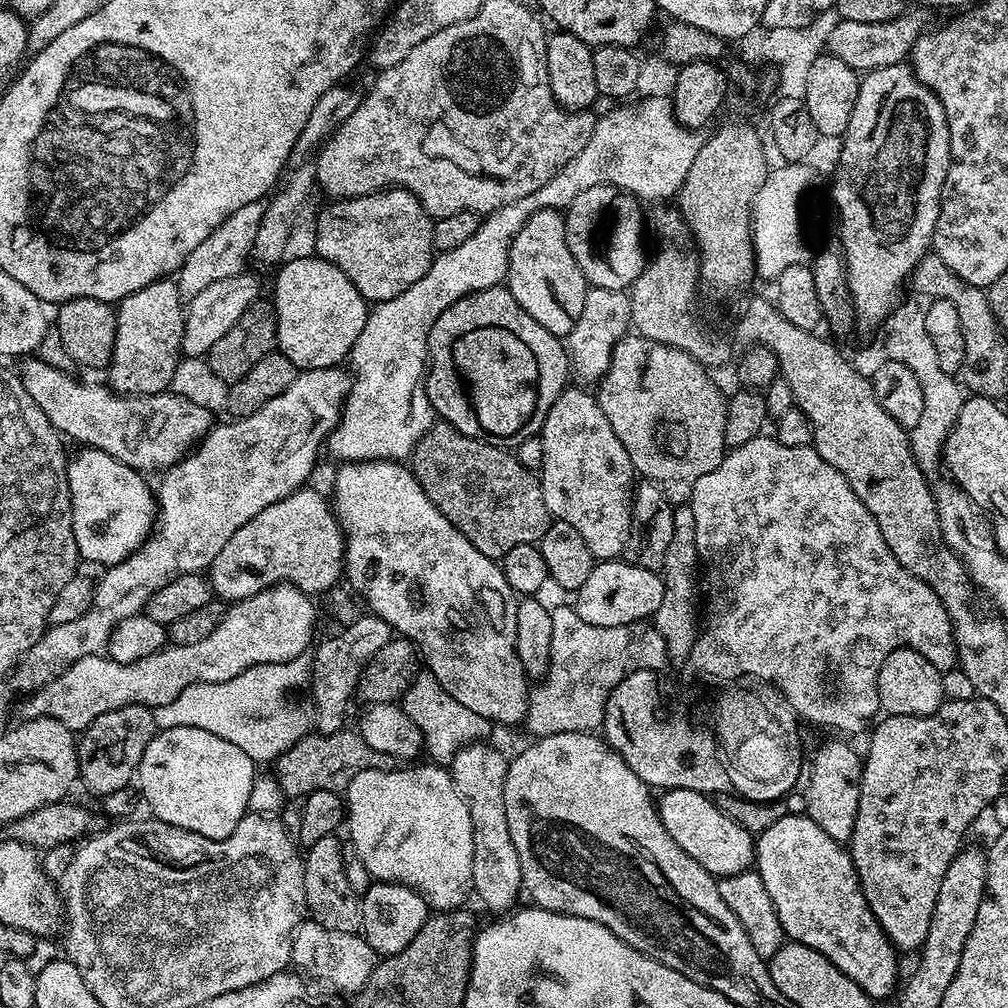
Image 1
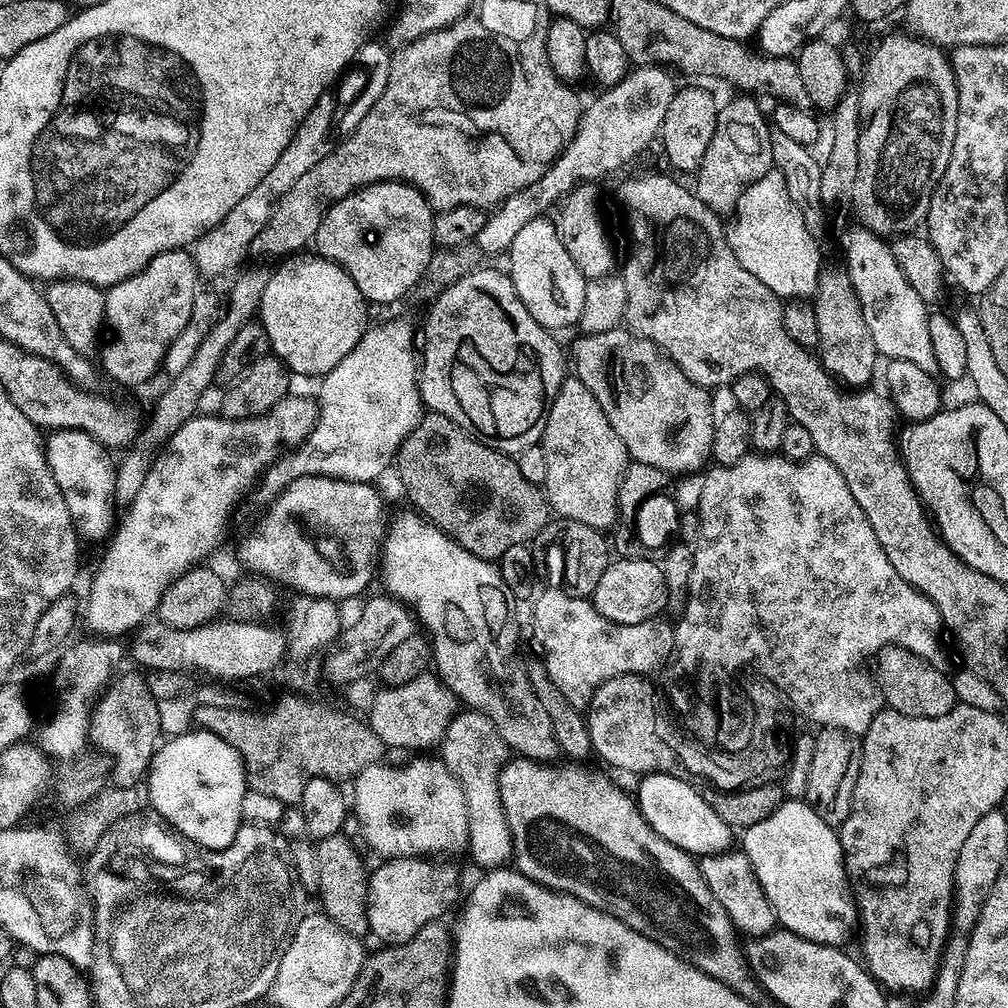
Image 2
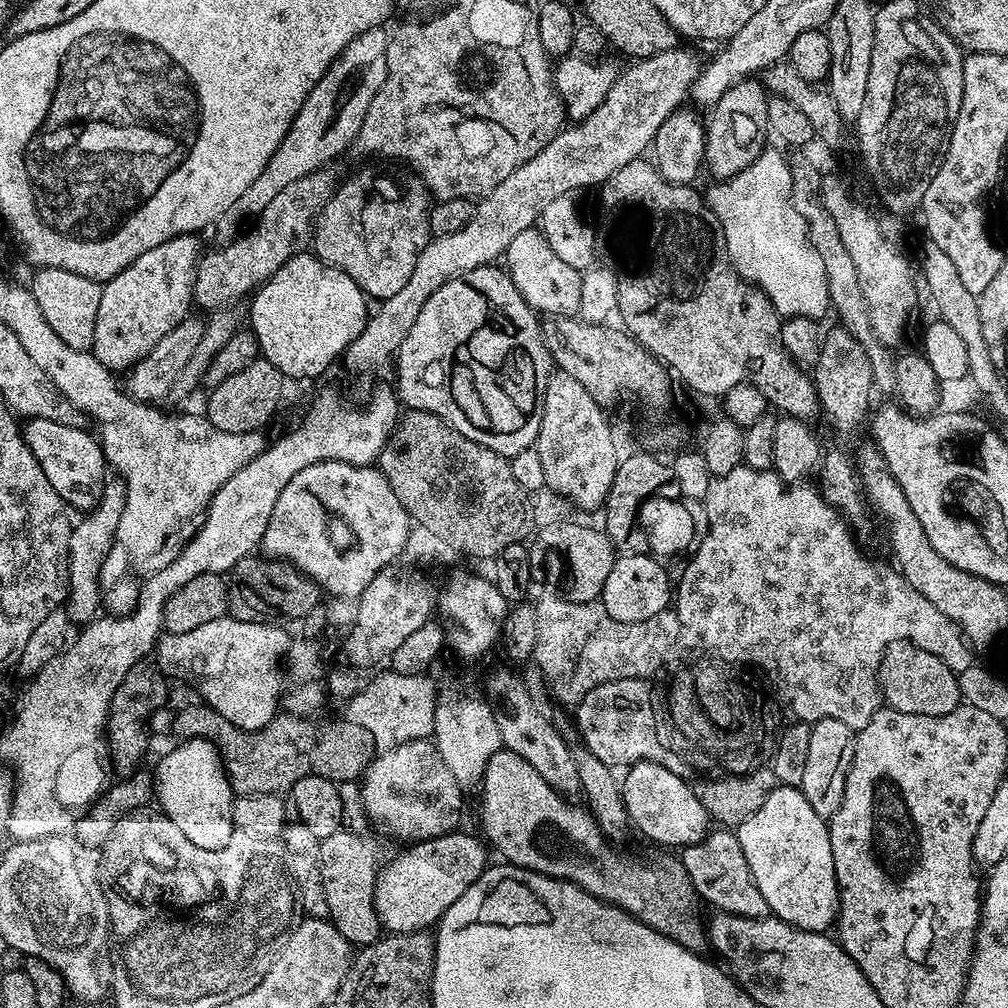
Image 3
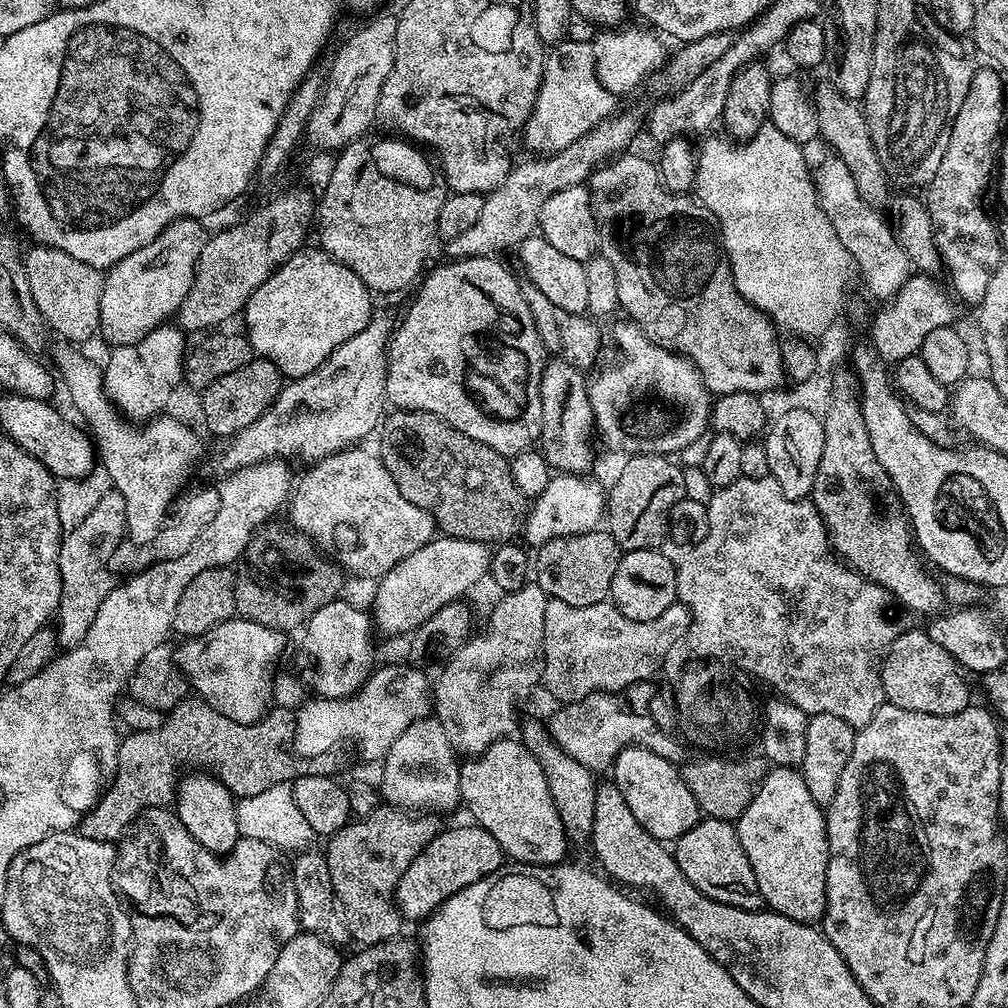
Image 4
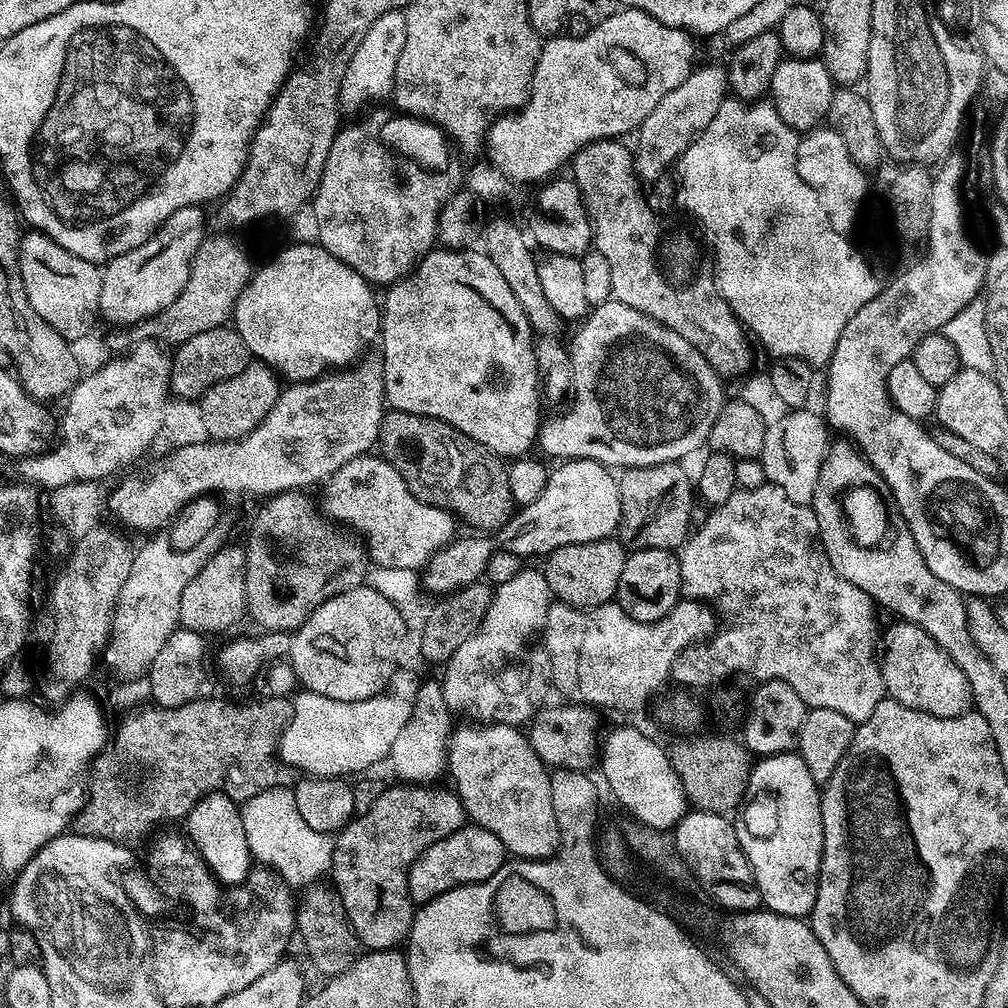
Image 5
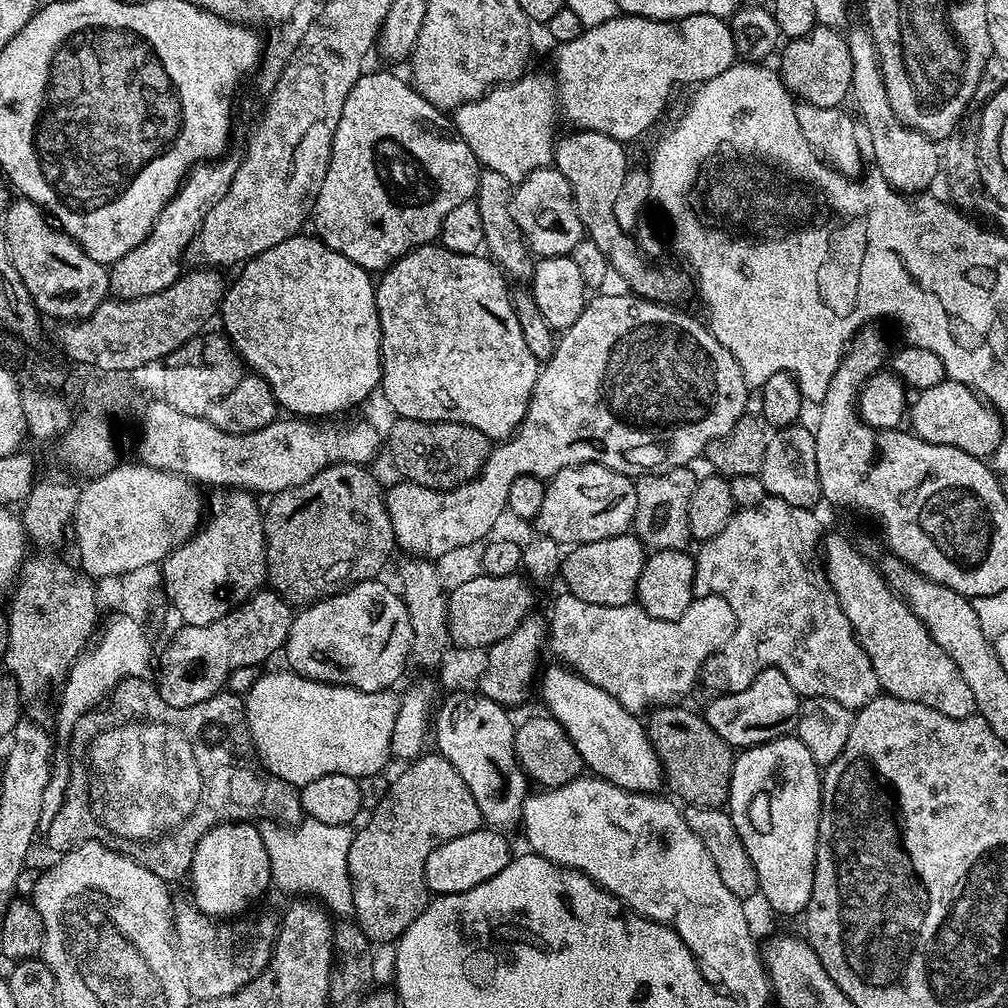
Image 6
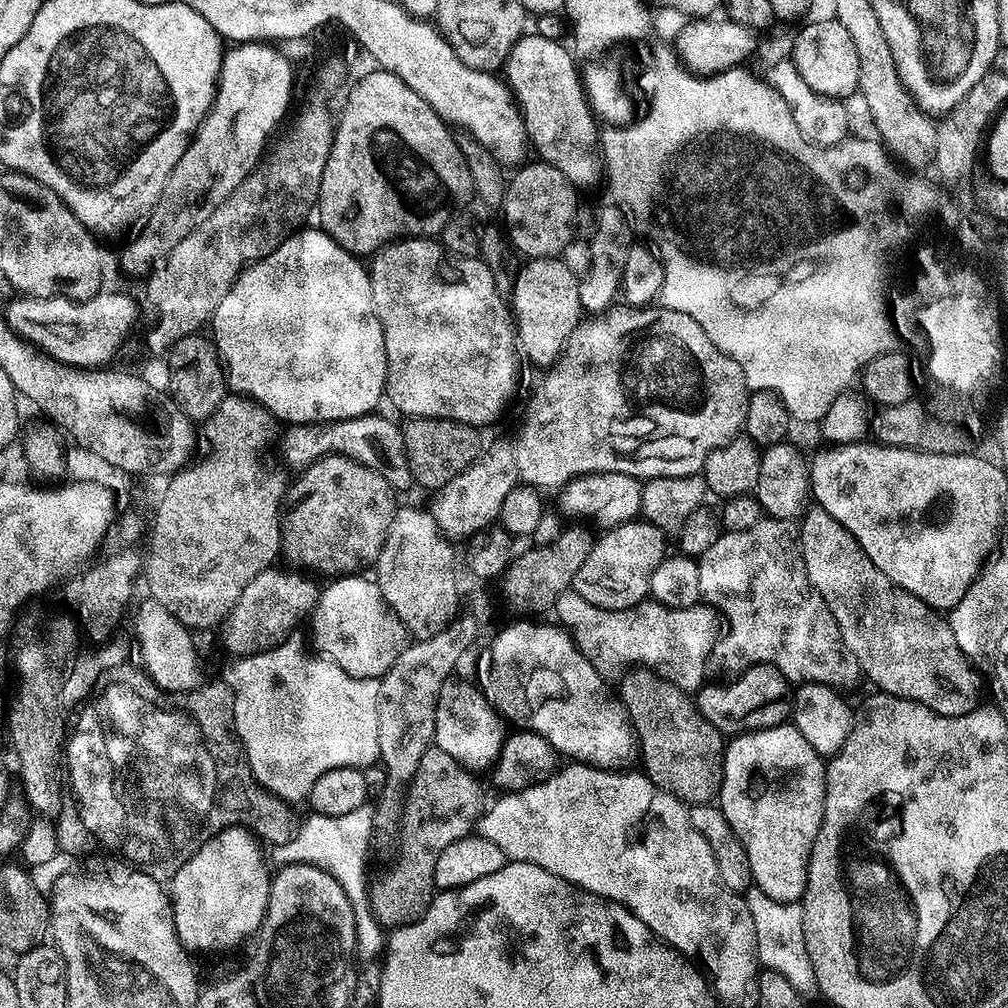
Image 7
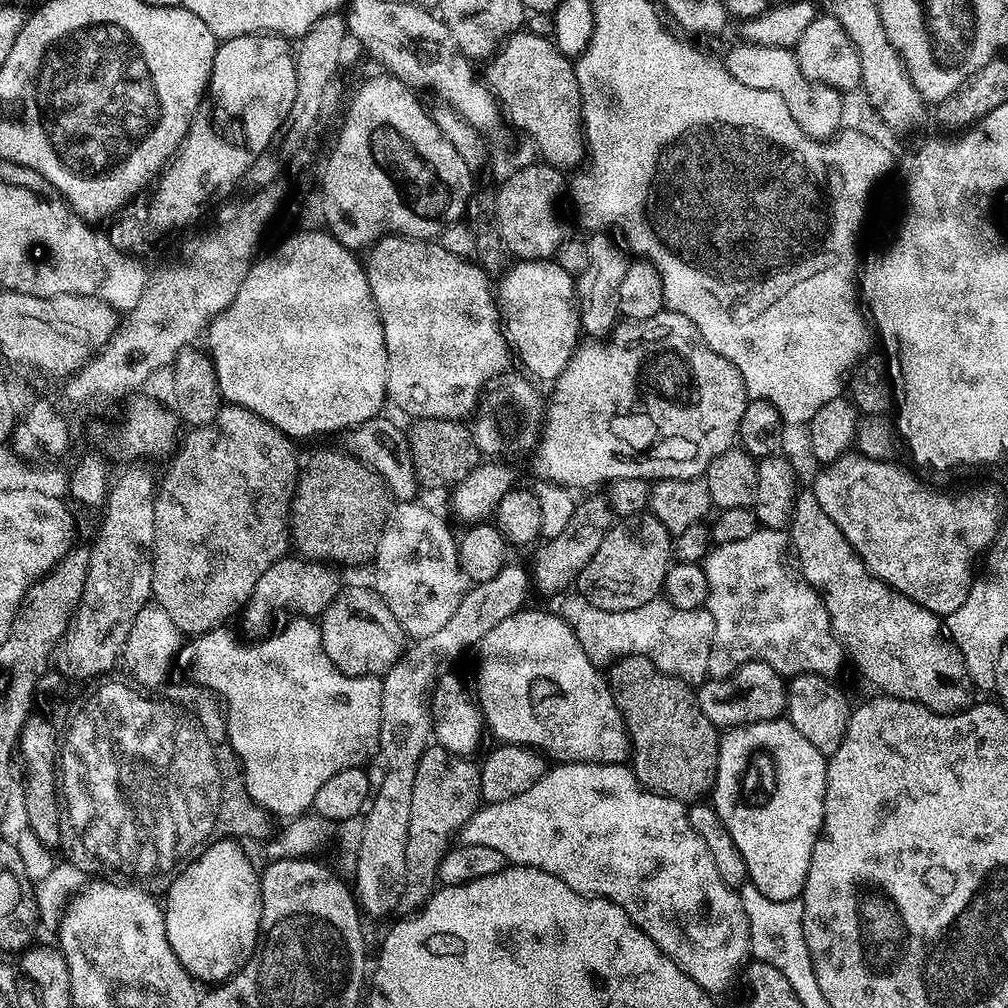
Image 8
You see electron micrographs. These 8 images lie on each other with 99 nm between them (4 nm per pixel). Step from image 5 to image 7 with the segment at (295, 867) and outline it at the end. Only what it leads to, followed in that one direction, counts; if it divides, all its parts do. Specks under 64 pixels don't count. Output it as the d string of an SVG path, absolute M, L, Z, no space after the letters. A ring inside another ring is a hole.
M366 803L358 806L358 810L350 810L350 814L341 816L308 814L305 820L303 817L290 842L271 849L273 858L278 862L277 865L309 864L337 880L353 910L357 961L379 961L386 948L385 929L373 915L369 900L370 892L369 889L365 889L368 884L368 847L372 844L372 832L374 833L374 808L371 803Z

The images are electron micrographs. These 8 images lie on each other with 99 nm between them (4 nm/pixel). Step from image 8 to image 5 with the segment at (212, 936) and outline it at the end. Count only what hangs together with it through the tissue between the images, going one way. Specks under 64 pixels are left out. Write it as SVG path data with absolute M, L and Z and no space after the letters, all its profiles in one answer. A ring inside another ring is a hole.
M211 792L200 799L186 814L186 836L194 845L212 875L225 886L244 883L254 867L252 854L246 844L246 830L242 830L240 804L220 792Z

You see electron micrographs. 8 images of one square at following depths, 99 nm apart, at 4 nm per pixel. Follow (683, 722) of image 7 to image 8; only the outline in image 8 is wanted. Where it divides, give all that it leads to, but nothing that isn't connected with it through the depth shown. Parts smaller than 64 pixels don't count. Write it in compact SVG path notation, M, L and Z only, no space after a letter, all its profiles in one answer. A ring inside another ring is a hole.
M621 656L612 661L606 672L608 689L624 719L630 745L630 767L641 788L675 800L700 802L711 793L718 774L721 733L702 714L693 685L666 674L645 656Z

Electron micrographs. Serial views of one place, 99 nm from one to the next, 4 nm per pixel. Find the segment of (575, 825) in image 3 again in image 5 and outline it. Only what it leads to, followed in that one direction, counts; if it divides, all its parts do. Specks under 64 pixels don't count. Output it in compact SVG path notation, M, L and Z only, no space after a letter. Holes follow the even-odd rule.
M468 723L472 724L453 727L446 765L454 791L460 795L465 817L490 830L513 857L547 860L557 855L562 841L558 817L548 793L550 776L527 735L510 724Z

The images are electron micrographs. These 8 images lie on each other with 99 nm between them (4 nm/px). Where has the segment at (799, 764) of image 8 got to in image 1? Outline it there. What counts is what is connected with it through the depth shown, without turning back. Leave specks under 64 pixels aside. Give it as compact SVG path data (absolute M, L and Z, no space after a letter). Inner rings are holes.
M786 814L777 824L770 826L770 830L759 833L755 837L754 868L759 872L762 882L766 882L766 891L770 893L770 898L774 902L774 910L778 910L778 922L782 922L782 930L789 941L810 946L814 950L818 950L818 954L830 958L830 962L834 962L834 966L838 966L838 970L842 970L842 974L846 974L846 978L858 982L858 986L862 986L864 993L874 1002L880 1002L880 1000L886 999L892 991L893 993L897 991L898 980L896 984L896 978L898 979L901 975L898 966L898 950L888 941L888 936L882 930L882 926L874 918L874 914L860 889L860 880L856 877L856 867L852 865L849 849L841 841L830 838L830 834L826 834L826 830L822 830L822 826L818 826L806 814L800 814L800 816Z

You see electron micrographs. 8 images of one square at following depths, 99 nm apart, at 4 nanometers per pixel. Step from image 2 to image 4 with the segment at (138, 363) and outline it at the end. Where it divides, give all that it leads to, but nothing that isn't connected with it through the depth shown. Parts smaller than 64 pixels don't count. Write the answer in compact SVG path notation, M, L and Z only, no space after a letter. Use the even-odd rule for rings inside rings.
M199 219L175 220L142 250L134 250L122 262L107 269L100 307L100 331L108 346L136 344L179 313L182 302L196 281L196 263L209 233Z

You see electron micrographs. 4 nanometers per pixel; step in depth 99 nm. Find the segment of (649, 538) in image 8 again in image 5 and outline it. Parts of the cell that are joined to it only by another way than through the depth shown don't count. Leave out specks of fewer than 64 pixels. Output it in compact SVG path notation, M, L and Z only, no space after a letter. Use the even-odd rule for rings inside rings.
M616 538L578 542L549 553L543 561L542 571L559 603L575 608L597 608L615 601L618 578L622 578L622 566L626 566L627 557L625 545Z

